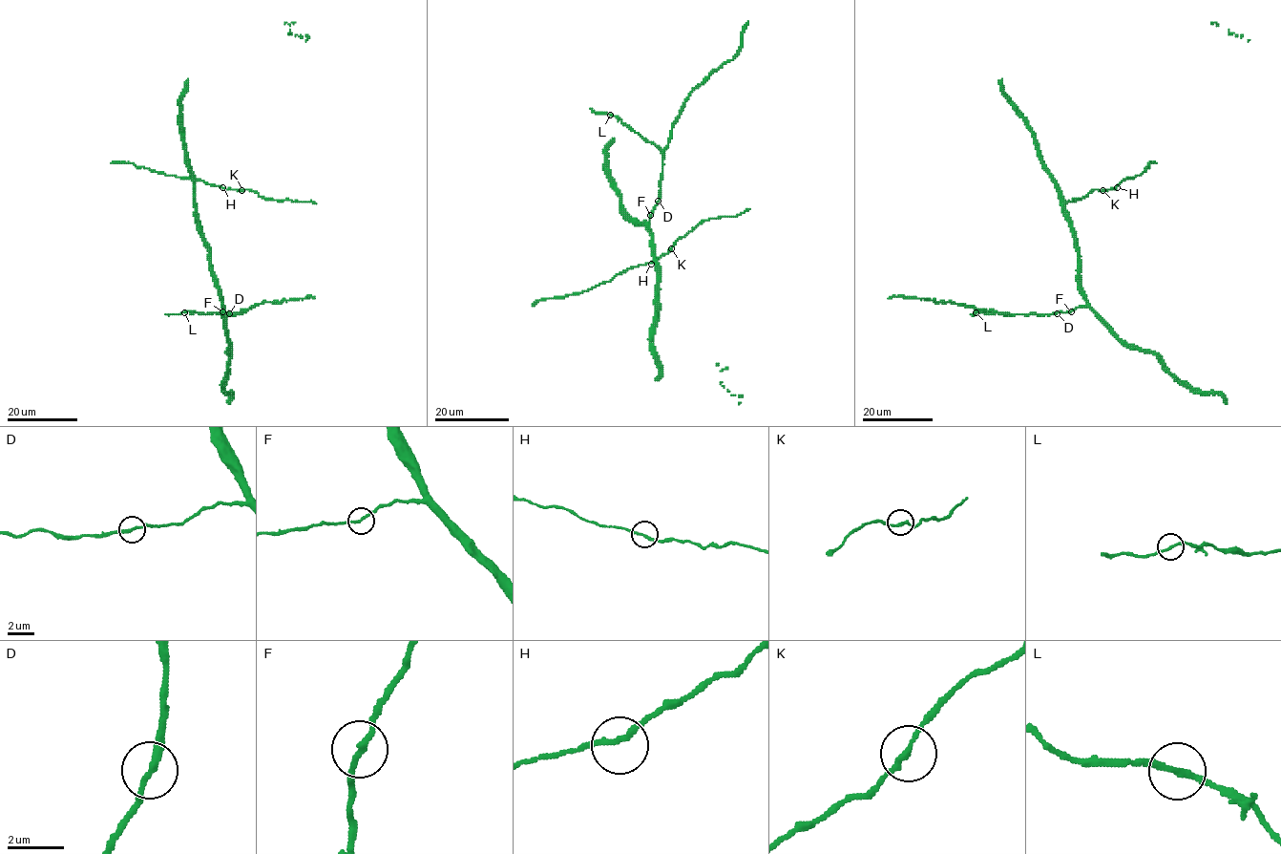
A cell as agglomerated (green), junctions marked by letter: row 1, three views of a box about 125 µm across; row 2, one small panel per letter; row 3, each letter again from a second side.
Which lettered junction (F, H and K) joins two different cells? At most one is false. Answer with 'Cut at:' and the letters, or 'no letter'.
Cut at: no letter

